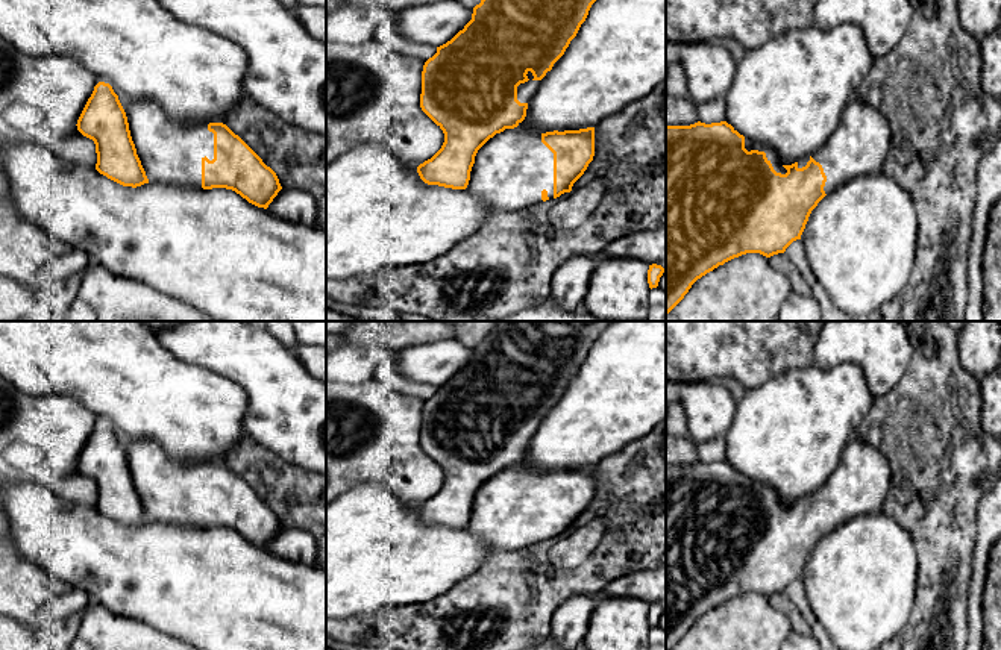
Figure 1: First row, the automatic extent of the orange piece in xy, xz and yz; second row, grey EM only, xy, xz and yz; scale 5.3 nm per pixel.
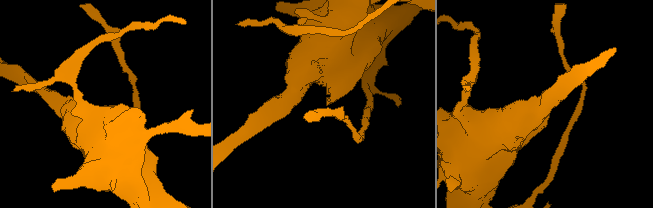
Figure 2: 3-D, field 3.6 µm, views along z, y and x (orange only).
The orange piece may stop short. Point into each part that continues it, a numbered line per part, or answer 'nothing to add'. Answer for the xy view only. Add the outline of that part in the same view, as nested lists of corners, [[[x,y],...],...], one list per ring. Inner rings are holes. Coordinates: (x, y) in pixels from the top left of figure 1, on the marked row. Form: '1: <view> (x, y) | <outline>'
1: xy (170, 153) | [[[118,100],[147,179],[202,188],[202,159],[214,159],[214,133],[208,124],[176,123],[150,100]]]

